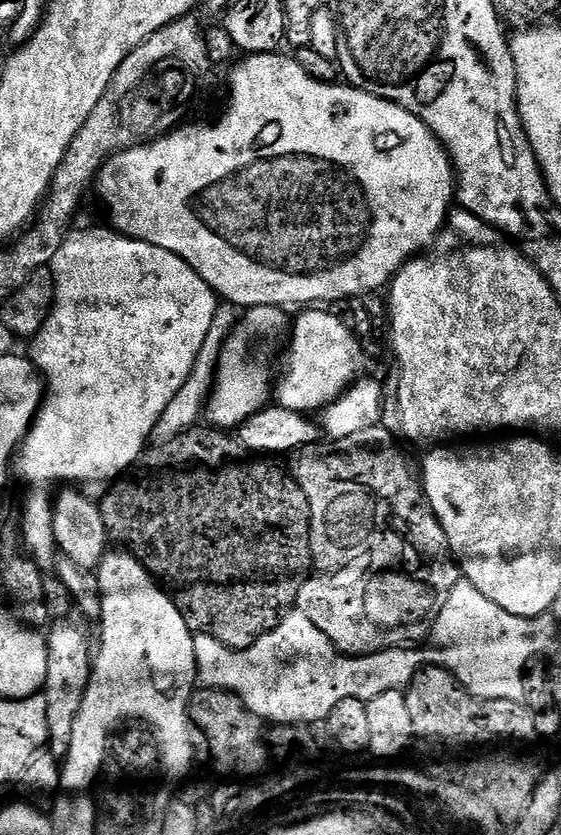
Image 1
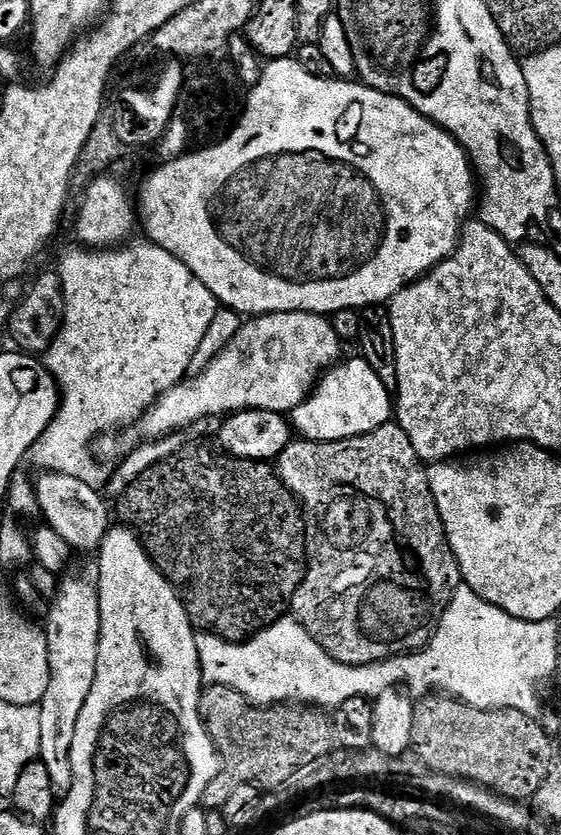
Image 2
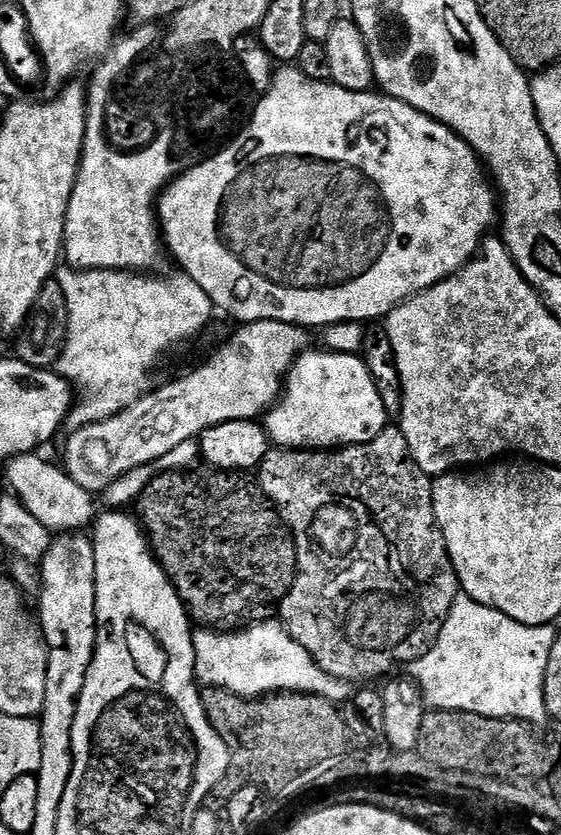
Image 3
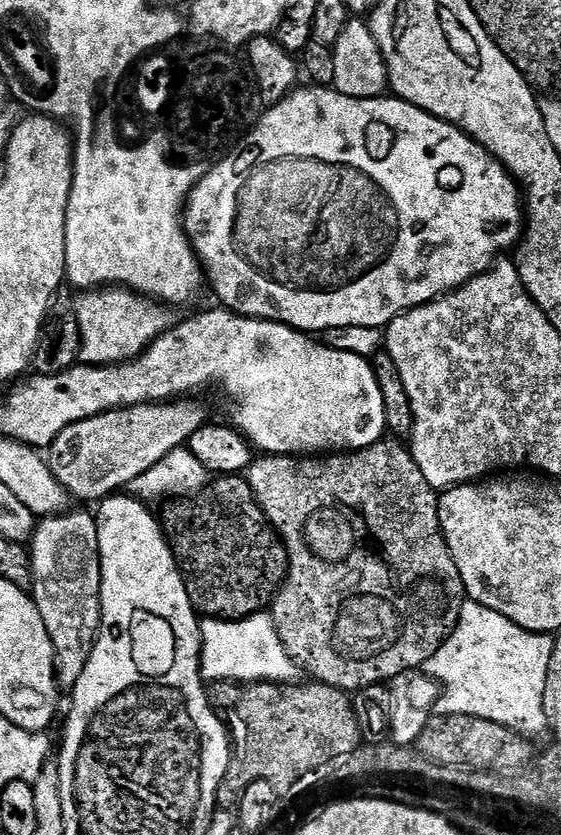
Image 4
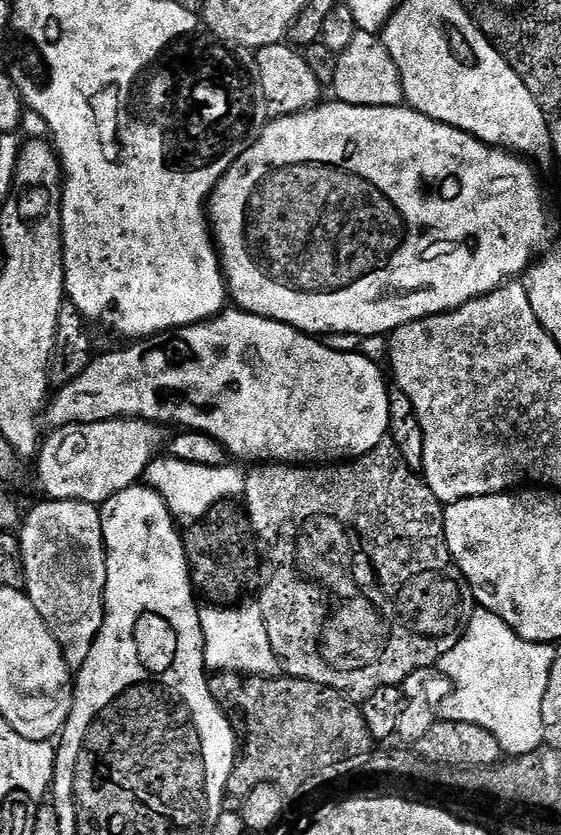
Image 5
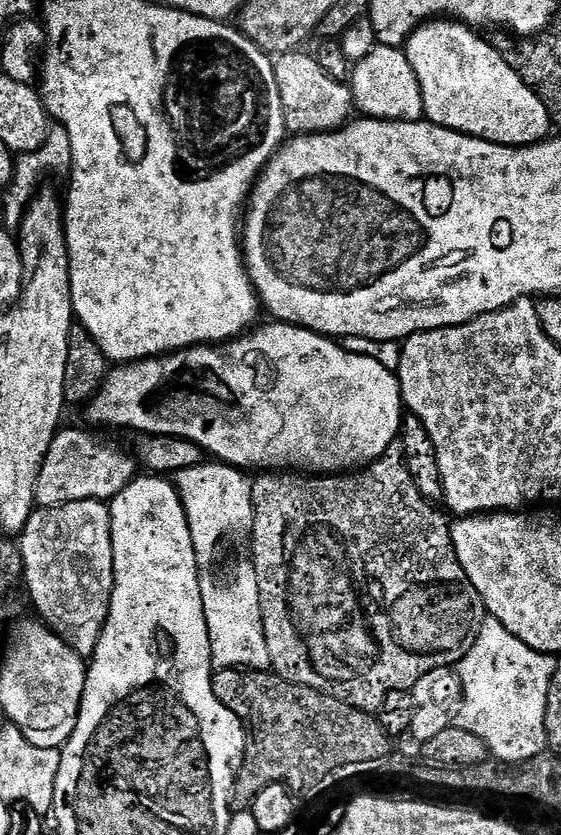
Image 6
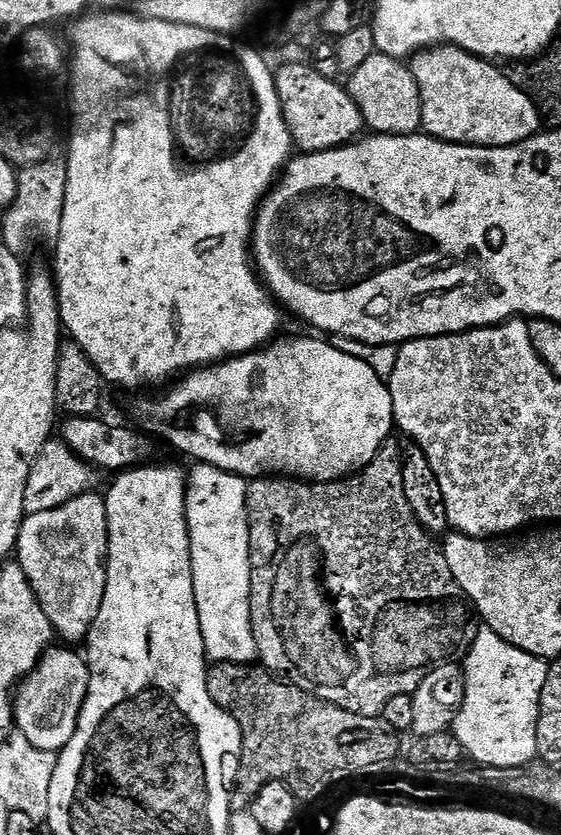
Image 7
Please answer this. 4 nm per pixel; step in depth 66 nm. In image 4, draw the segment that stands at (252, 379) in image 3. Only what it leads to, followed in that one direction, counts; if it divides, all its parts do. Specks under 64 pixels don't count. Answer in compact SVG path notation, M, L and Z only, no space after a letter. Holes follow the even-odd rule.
M177 398L171 402L116 408L66 426L50 449L53 474L75 499L77 496L80 500L99 502L127 489L128 484L171 451L185 447L188 439L206 423L204 408L196 400L199 399Z

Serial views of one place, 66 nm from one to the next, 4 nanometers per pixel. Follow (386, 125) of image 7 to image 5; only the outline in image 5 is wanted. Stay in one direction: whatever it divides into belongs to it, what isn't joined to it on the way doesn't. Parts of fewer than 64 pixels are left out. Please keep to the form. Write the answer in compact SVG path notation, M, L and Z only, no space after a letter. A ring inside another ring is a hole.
M357 29L349 46L337 55L334 70L333 95L348 105L390 106L401 105L404 87L401 86L398 68L386 50L383 41L373 32Z

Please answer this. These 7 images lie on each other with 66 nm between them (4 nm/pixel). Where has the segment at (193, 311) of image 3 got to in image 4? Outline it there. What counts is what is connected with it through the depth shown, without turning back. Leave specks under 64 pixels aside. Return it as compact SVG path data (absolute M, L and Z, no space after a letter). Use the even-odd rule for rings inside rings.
M104 286L99 290L85 291L81 296L84 297L79 297L76 300L76 313L80 327L80 360L85 364L118 365L124 364L128 360L134 360L142 355L170 327L169 309L163 303L147 296L141 296L123 286Z

